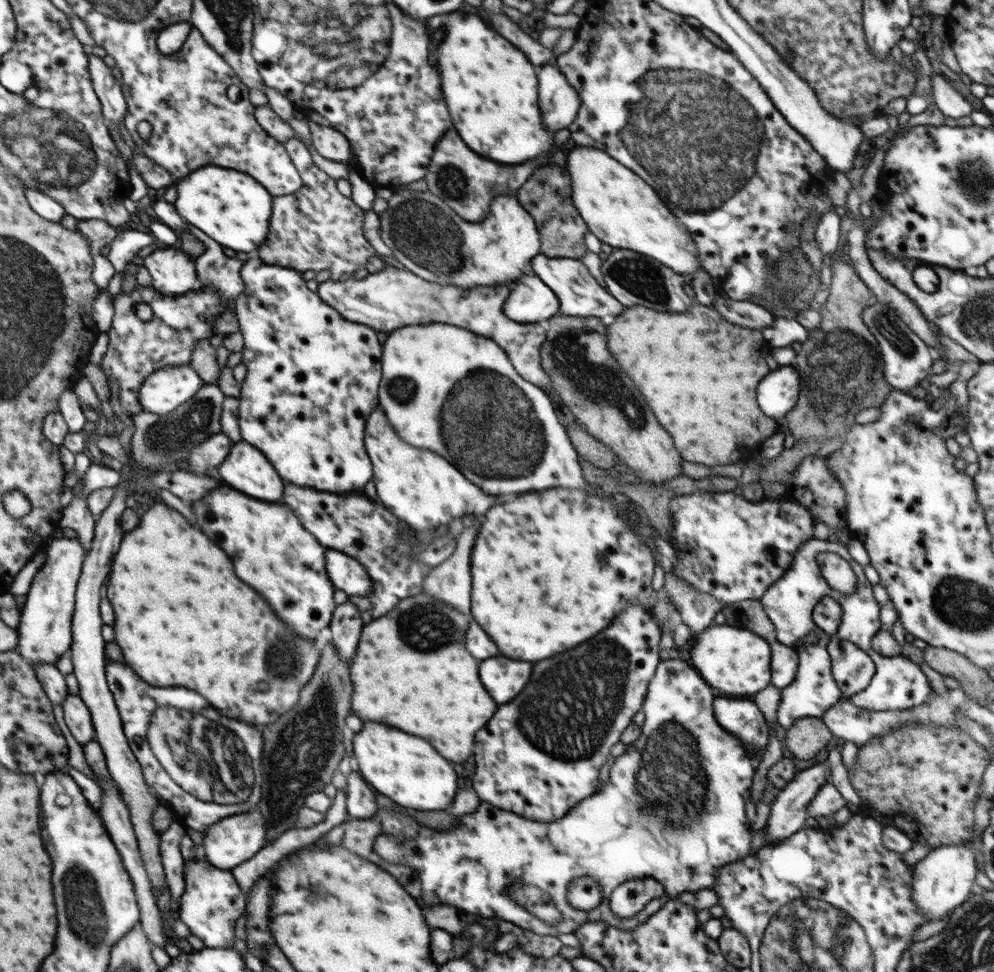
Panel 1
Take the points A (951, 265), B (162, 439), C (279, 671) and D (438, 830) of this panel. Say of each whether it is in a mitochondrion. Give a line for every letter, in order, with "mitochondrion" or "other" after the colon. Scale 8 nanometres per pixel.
A: other
B: mitochondrion
C: mitochondrion
D: other

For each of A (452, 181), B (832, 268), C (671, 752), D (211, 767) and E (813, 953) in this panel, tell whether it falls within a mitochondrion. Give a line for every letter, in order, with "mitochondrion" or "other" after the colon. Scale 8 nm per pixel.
A: mitochondrion
B: other
C: mitochondrion
D: mitochondrion
E: mitochondrion

